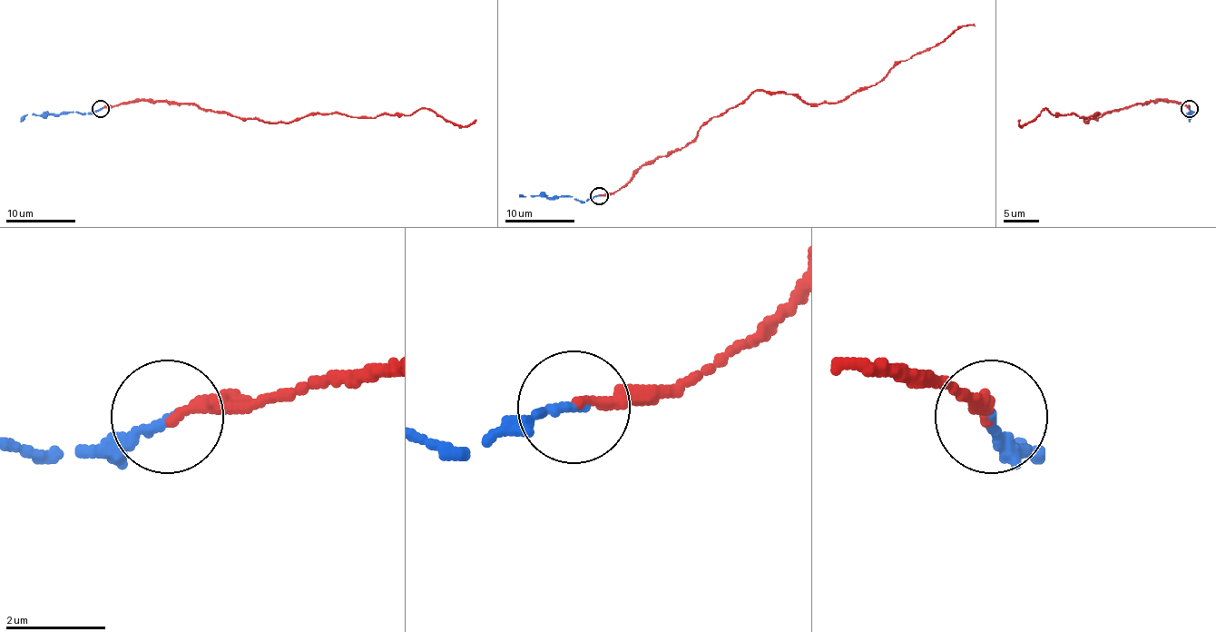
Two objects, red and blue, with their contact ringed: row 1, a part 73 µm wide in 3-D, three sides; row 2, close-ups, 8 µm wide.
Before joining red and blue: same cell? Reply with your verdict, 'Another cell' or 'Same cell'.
Same cell

